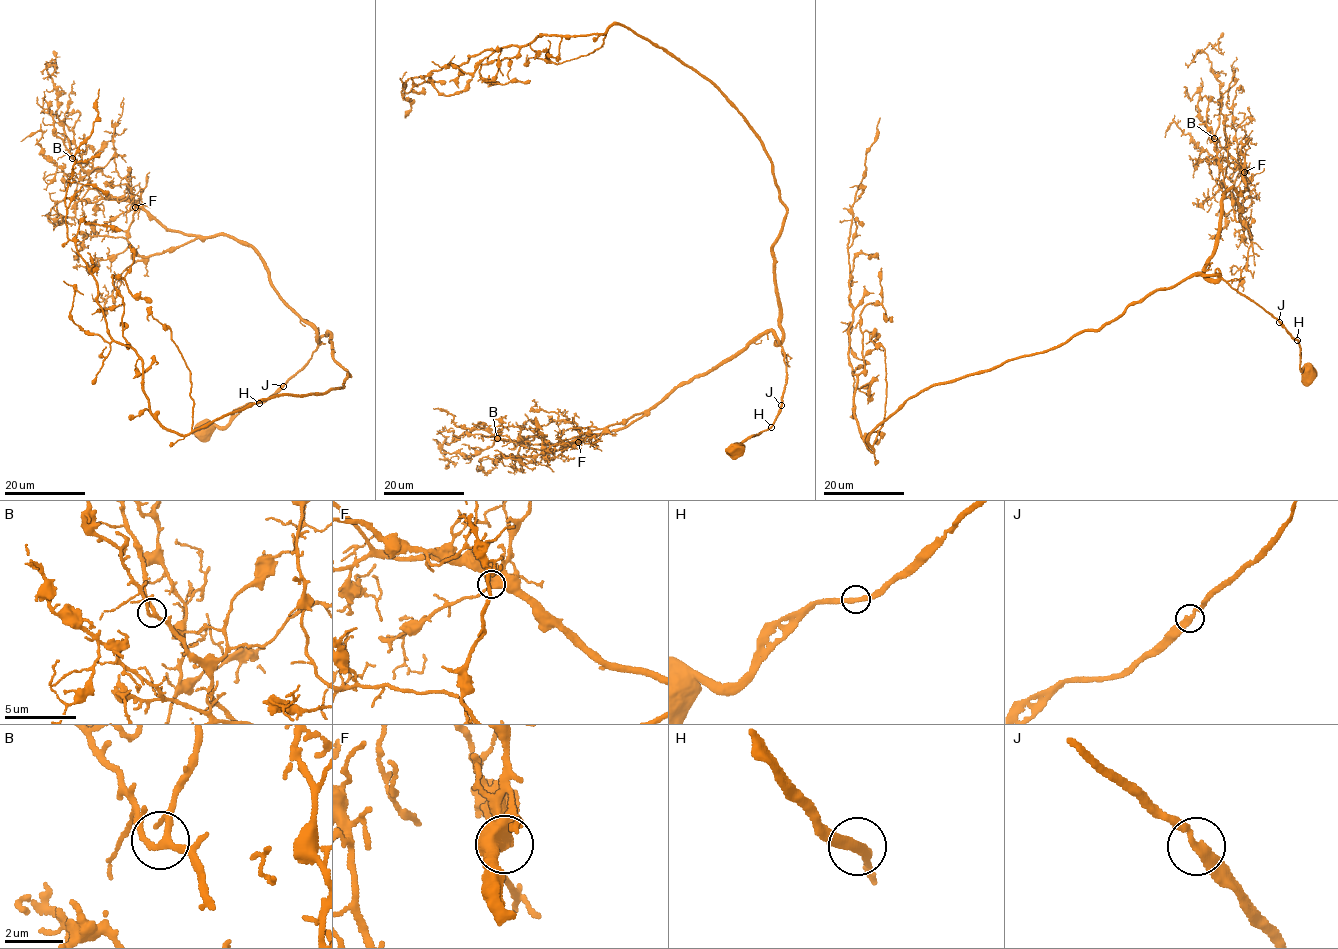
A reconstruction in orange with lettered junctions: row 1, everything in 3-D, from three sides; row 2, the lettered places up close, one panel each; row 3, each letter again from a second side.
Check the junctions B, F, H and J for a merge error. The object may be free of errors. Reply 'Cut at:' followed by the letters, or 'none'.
Cut at: none

